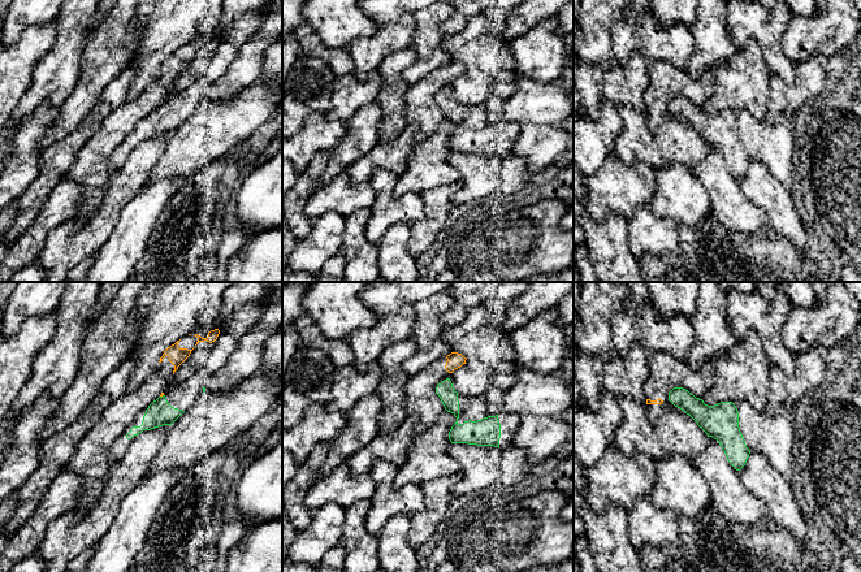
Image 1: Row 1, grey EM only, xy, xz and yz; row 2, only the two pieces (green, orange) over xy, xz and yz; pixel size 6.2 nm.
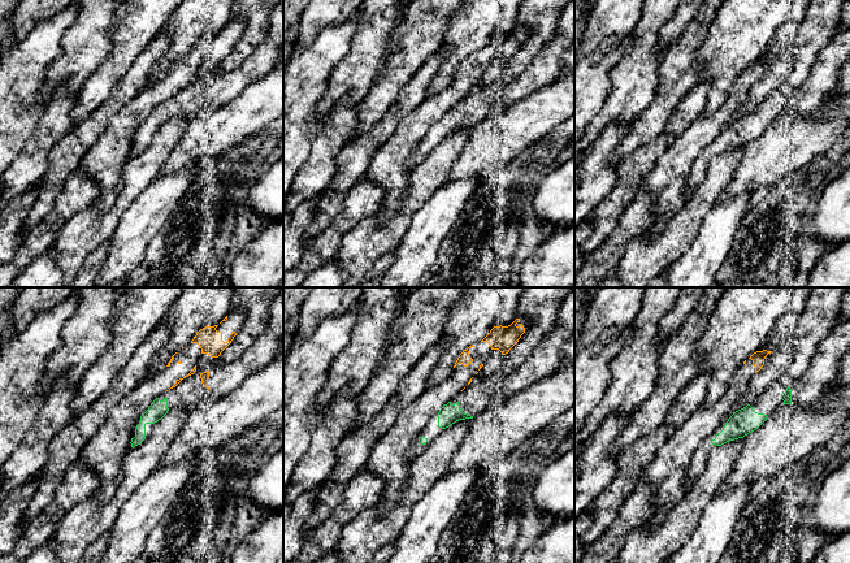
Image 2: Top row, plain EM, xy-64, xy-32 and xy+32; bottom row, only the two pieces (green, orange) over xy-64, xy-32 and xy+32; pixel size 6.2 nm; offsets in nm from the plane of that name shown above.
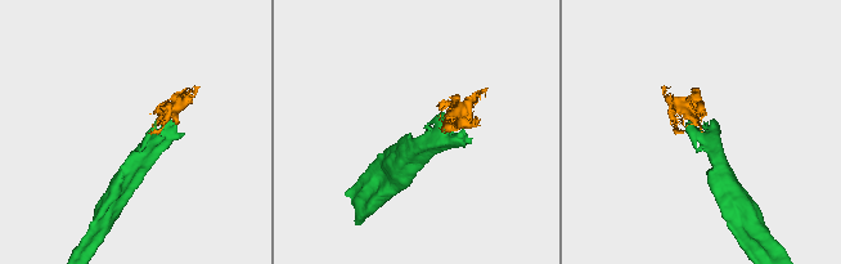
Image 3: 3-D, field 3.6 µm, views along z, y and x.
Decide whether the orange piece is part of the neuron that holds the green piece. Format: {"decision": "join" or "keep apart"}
{"decision": "keep apart"}

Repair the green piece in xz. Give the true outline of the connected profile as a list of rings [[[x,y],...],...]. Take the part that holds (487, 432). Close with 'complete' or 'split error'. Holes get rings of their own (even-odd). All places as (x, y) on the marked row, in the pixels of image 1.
[[[450,378],[436,387],[445,410],[451,412],[457,421],[449,432],[451,443],[468,443],[477,446],[494,446],[507,448],[512,443],[522,416],[518,413],[501,413],[490,416],[484,395],[466,396],[458,394]]]; split error

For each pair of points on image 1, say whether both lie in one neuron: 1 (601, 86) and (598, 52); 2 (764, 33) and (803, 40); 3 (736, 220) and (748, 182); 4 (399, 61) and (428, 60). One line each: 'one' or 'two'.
1: two
2: two
3: two
4: two

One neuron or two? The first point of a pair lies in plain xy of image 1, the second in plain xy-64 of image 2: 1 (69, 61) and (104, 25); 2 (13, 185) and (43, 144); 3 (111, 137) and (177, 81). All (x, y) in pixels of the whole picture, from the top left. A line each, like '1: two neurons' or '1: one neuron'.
1: one neuron
2: one neuron
3: one neuron

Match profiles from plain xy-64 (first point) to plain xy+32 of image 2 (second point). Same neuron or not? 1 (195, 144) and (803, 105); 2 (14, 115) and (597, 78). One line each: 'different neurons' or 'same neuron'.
1: different neurons
2: same neuron

